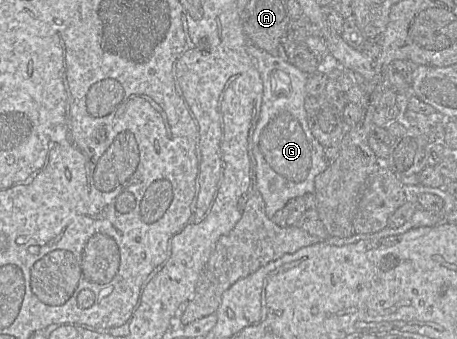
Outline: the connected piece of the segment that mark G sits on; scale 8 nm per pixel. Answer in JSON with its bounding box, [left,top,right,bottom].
[246,36,328,219]

